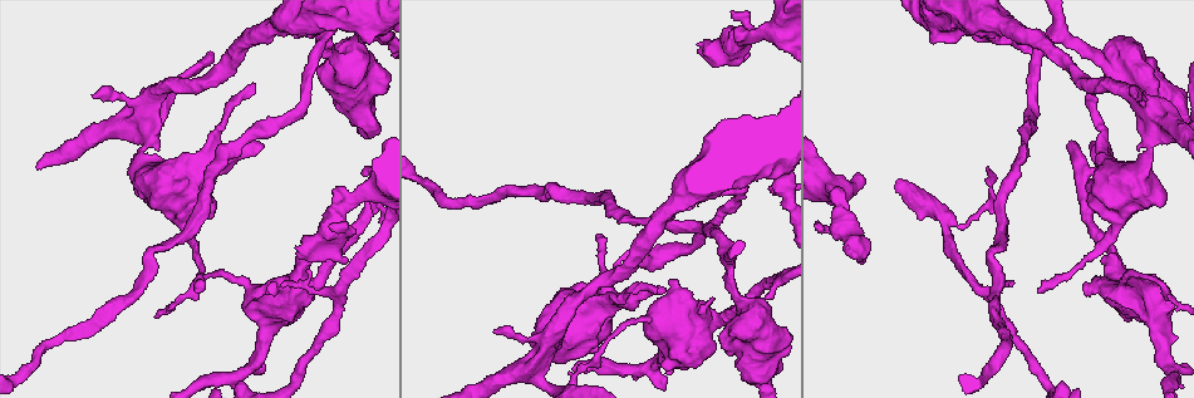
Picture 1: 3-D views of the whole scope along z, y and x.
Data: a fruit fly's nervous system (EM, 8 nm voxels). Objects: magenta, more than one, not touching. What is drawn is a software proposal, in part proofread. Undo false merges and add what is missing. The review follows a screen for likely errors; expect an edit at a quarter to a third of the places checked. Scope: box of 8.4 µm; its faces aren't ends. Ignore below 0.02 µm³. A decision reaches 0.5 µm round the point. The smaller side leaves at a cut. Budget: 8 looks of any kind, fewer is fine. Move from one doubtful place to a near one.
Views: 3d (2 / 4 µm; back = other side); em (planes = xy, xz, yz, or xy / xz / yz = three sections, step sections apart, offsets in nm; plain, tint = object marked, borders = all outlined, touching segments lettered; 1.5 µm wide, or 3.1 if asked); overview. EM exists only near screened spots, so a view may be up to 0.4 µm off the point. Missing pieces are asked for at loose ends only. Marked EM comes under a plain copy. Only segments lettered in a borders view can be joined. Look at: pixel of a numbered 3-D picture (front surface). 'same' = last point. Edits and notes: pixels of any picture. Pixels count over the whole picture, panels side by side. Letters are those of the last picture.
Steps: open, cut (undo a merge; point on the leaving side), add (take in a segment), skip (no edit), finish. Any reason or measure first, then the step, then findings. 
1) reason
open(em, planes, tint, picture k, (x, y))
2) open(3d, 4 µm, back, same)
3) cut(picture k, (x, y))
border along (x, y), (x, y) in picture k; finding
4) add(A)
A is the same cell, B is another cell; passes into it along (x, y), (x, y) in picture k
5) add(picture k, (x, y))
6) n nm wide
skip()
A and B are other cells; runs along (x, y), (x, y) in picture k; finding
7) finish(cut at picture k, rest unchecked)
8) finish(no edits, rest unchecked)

branch stops here
open(em, planes, borders, picture 1, (136, 154))

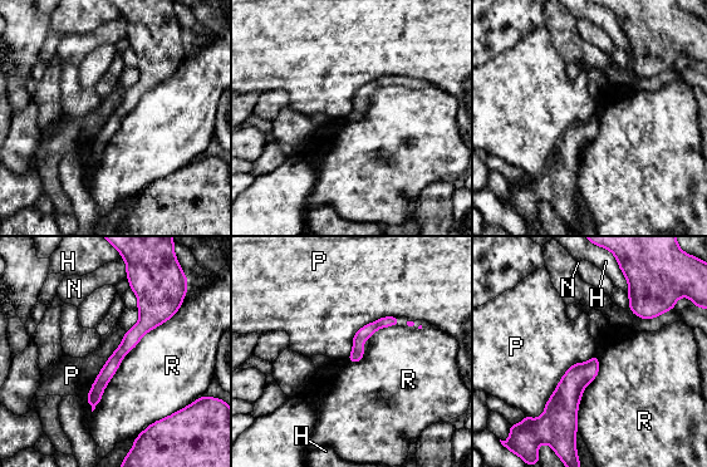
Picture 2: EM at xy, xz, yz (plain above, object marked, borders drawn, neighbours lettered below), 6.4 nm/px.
skip()
H, N, P and R are other cells; runs along (137, 286), (146, 323), (93, 403) in picture 2; no lettered segment goes on from it

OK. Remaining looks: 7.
an open end
open(em, xz, step 8, tint, picture 1, (259, 147))

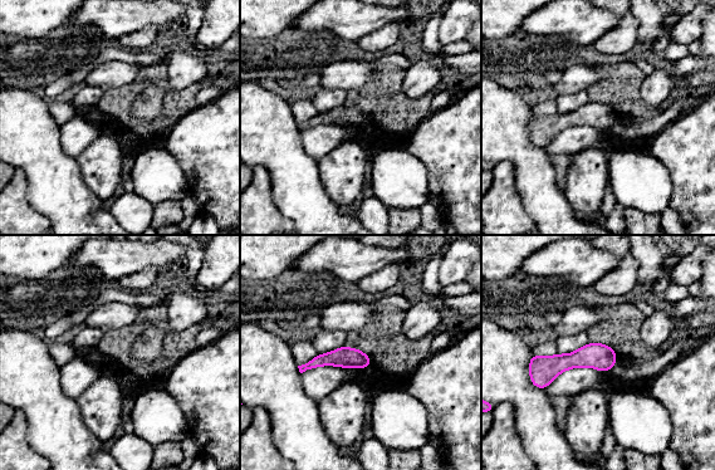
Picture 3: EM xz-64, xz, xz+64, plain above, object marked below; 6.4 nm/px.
open(em, planes, borders, same)

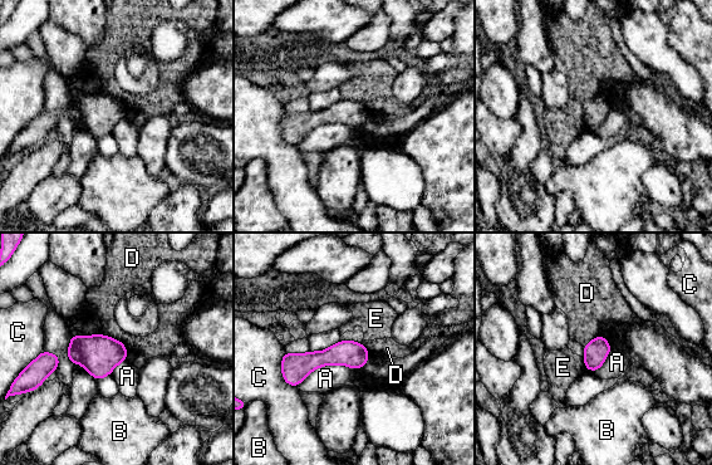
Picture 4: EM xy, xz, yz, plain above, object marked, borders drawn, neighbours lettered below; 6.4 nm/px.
150 nm wide
skip()
A, B, C, D and E are other cells; border along (357, 368), (323, 365), (296, 386) in picture 4; no lettered segment goes on from it

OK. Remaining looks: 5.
abrupt turn
open(em, planes, borders, picture 1, (147, 255))

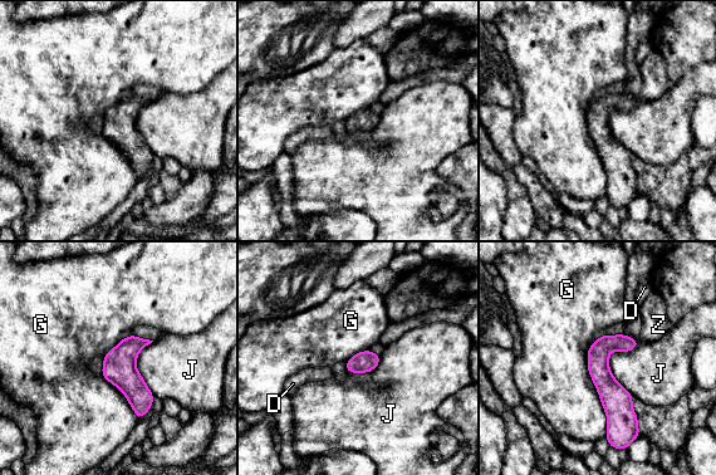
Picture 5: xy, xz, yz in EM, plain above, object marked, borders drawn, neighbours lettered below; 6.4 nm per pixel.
skip()
D, G, J and Z are other cells; runs along (624, 338), (602, 353), (611, 436) in picture 5; one neuron here

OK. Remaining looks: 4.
finish(no edits, rest unchecked)

